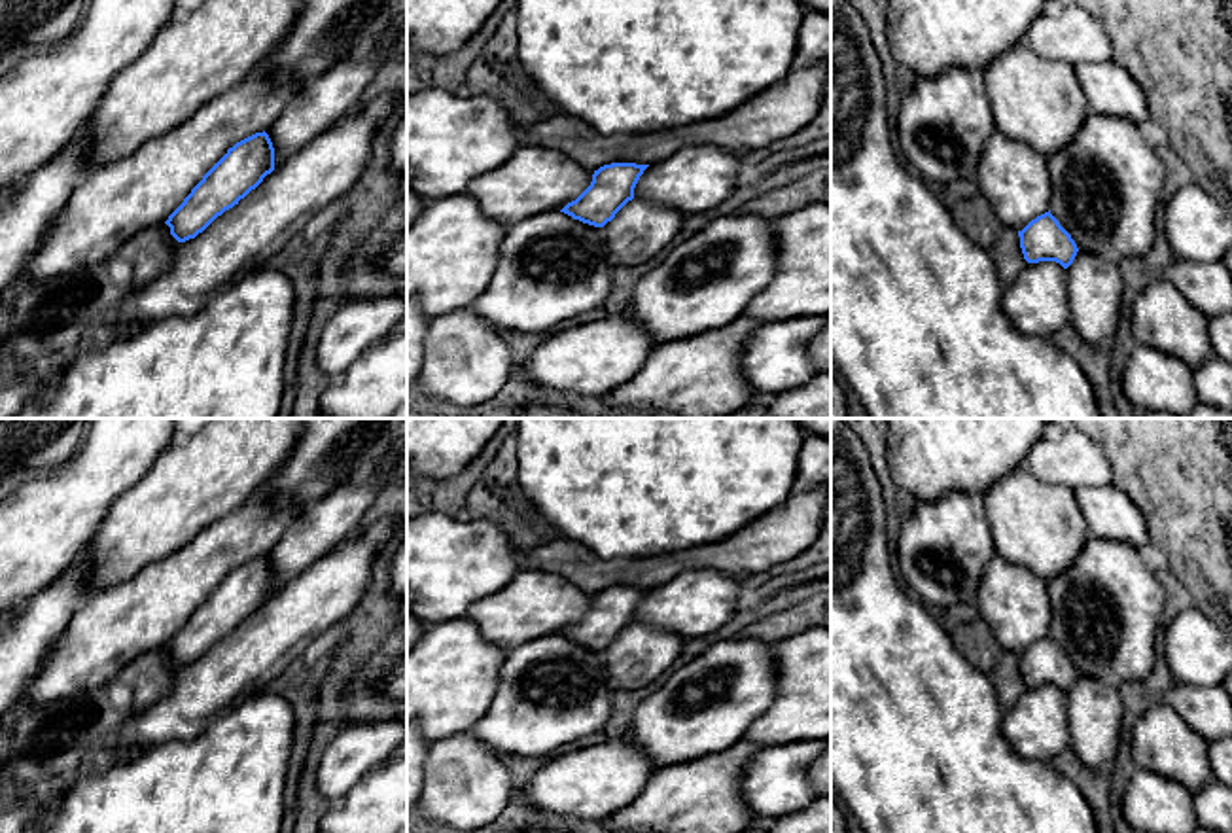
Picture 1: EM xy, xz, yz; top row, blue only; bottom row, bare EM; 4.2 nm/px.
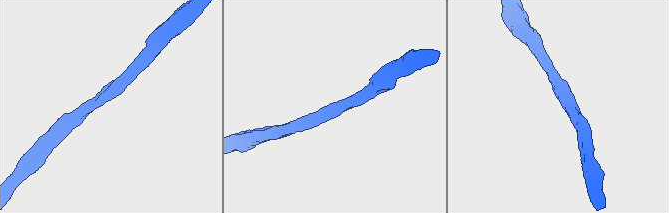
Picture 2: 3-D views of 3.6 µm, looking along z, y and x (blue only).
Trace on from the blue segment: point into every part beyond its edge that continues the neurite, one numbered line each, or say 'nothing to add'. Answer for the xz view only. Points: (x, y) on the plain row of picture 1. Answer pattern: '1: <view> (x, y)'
1: xz (534, 604)

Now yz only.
1: yz (1015, 604)

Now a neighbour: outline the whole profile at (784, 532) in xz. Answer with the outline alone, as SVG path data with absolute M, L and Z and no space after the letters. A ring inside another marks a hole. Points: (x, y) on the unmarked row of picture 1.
M831 483L791 494L783 505L727 540L649 558L606 560L573 540L551 536L520 551L520 568L558 574L590 596L611 587L653 589L687 570L729 576L778 570L818 540L829 492Z

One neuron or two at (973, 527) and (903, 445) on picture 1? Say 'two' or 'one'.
one

